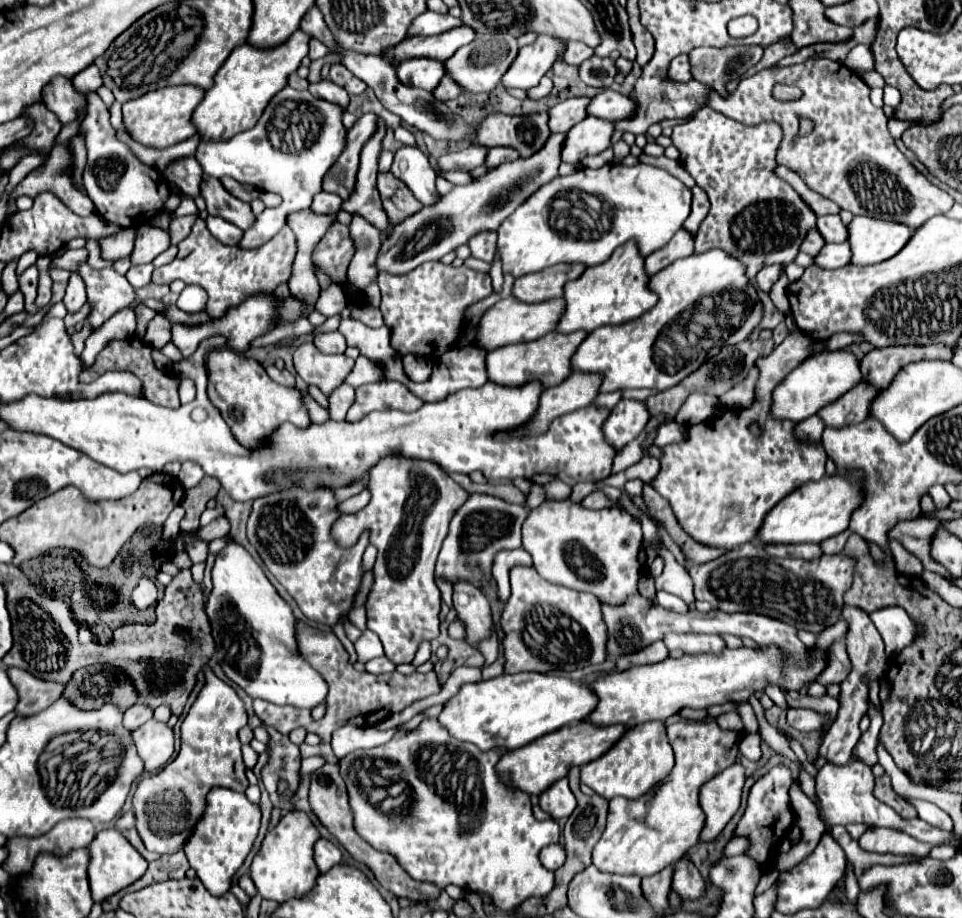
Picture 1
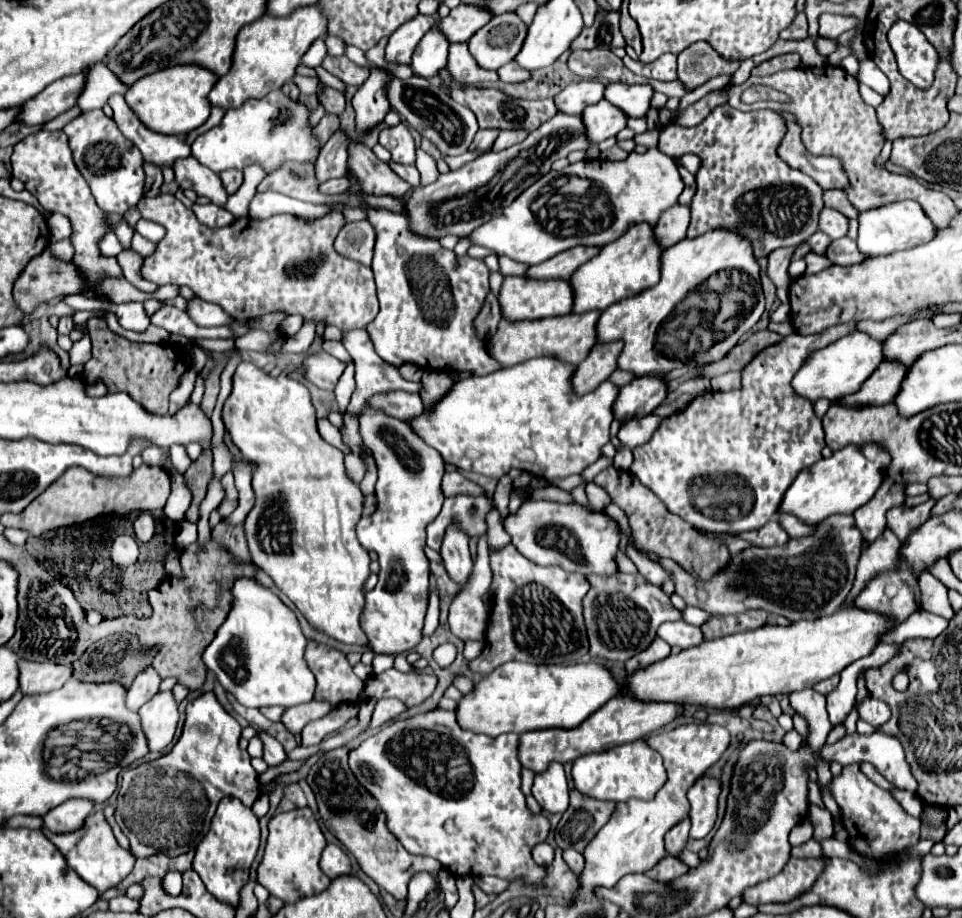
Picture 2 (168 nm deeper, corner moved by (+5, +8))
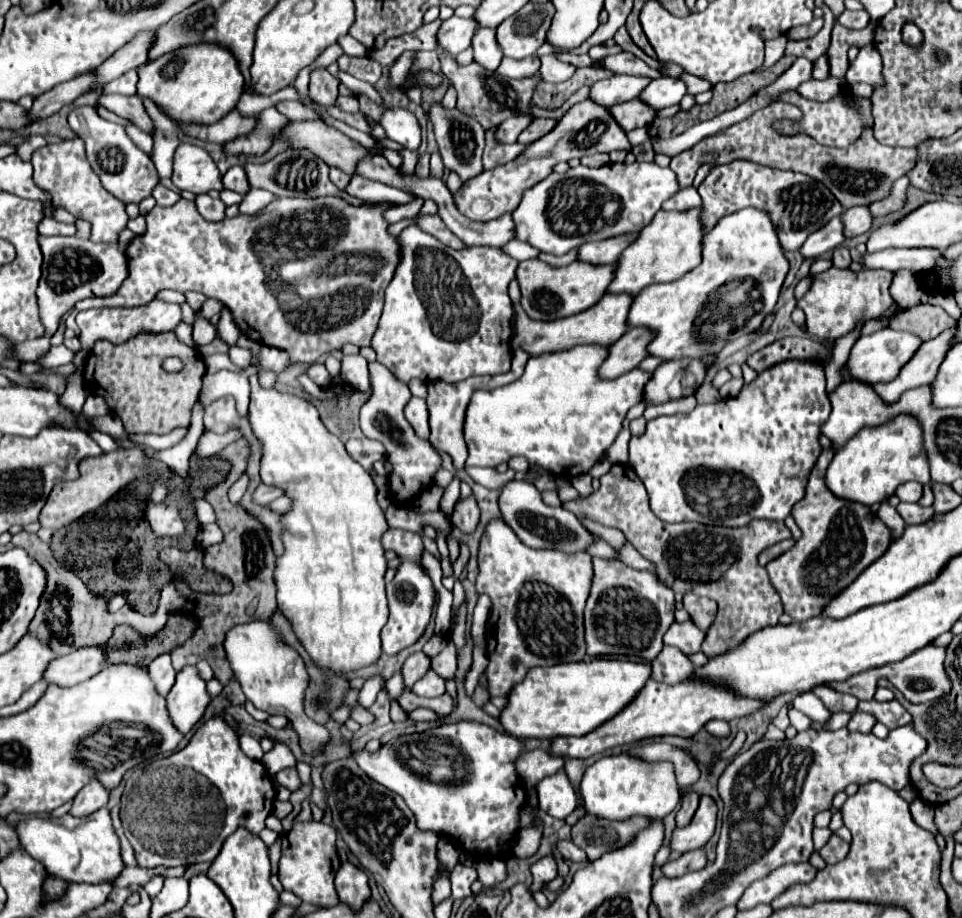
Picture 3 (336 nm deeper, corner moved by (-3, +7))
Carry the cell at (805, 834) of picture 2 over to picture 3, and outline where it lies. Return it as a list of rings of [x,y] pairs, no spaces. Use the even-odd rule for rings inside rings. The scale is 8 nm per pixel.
[[[814,828],[814,848],[820,850],[832,836],[830,828]]]

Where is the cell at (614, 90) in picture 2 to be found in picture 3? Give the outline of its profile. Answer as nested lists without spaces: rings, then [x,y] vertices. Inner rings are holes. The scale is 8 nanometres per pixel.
[[[658,78],[650,82],[650,86],[640,94],[640,100],[650,104],[656,110],[662,110],[672,104],[680,104],[686,96],[686,84],[678,78]]]

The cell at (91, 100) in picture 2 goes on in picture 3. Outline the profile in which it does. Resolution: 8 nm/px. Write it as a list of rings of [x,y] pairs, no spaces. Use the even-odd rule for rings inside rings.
[[[130,70],[130,72],[122,74],[120,78],[108,82],[108,86],[104,86],[104,92],[106,94],[118,92],[118,94],[124,94],[124,96],[134,96],[136,94],[136,82],[138,82],[136,70]]]

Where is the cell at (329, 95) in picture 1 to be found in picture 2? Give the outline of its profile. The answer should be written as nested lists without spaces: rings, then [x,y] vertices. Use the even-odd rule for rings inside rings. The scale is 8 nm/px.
[[[324,87],[320,93],[318,93],[318,103],[328,111],[328,113],[336,113],[340,115],[344,111],[344,93],[338,91],[338,89],[332,89],[332,87]]]

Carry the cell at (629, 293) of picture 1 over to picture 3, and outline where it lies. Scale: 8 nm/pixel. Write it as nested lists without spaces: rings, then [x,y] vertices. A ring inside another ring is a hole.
[[[692,208],[684,212],[664,212],[660,210],[656,218],[640,232],[638,240],[628,246],[616,268],[616,276],[608,288],[608,292],[630,292],[638,294],[650,284],[658,282],[672,282],[690,272],[700,264],[702,258],[702,238],[704,238],[704,228],[702,228],[702,208]]]

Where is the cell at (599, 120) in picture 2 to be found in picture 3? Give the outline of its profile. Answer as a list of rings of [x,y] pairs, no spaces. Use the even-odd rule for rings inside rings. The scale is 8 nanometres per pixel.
[[[640,98],[616,104],[610,108],[610,112],[626,132],[634,128],[646,128],[658,116],[658,112],[652,106],[648,106],[646,102],[642,102]]]

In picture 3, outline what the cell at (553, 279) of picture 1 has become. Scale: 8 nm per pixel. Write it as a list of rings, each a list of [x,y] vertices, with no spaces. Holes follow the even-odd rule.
[[[624,234],[624,236],[616,236],[616,238],[608,238],[604,242],[588,242],[584,246],[580,246],[580,254],[578,260],[590,262],[590,264],[614,264],[620,254],[638,238],[636,234]]]

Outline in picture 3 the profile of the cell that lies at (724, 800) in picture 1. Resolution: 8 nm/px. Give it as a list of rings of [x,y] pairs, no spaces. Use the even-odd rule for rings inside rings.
[[[702,796],[700,798],[700,806],[692,818],[692,824],[684,826],[684,828],[674,828],[672,832],[672,840],[670,840],[670,848],[672,852],[688,852],[688,850],[696,850],[700,846],[704,846],[712,834],[714,834],[714,826],[716,826],[716,804],[710,796]]]

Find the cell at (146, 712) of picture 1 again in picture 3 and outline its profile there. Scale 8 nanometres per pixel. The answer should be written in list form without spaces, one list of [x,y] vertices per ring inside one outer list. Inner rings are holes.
[[[162,654],[158,656],[150,666],[150,678],[156,684],[156,690],[166,696],[170,692],[170,688],[174,686],[174,678],[176,678],[176,670],[172,668],[172,660],[170,654]]]

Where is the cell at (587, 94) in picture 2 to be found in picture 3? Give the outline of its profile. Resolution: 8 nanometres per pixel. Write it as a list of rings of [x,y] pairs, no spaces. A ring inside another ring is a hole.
[[[610,76],[592,86],[590,98],[602,106],[614,106],[640,96],[640,92],[652,82],[644,76]]]

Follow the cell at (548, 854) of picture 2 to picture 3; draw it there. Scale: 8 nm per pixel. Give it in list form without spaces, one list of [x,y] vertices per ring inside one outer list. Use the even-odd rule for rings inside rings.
[[[554,856],[540,858],[536,864],[530,866],[530,872],[532,872],[532,878],[534,878],[534,882],[529,887],[530,893],[532,894],[532,886],[534,888],[542,888],[544,884],[552,882],[558,876],[558,866],[556,866]]]

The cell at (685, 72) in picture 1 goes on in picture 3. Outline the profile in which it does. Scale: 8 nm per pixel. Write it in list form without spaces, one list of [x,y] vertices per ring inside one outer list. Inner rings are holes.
[[[618,52],[614,56],[608,56],[602,60],[602,70],[608,70],[612,74],[632,74],[632,76],[648,76],[648,78],[660,78],[662,74],[654,68],[650,68],[646,62],[636,58],[632,52]]]

